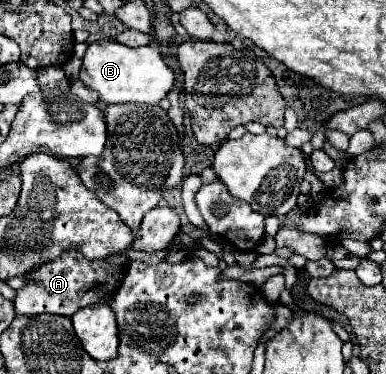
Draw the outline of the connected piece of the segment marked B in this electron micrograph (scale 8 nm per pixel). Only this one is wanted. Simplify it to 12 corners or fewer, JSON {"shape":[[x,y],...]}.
{"shape":[[88,45],[80,79],[104,103],[158,105],[174,71],[154,45]]}

